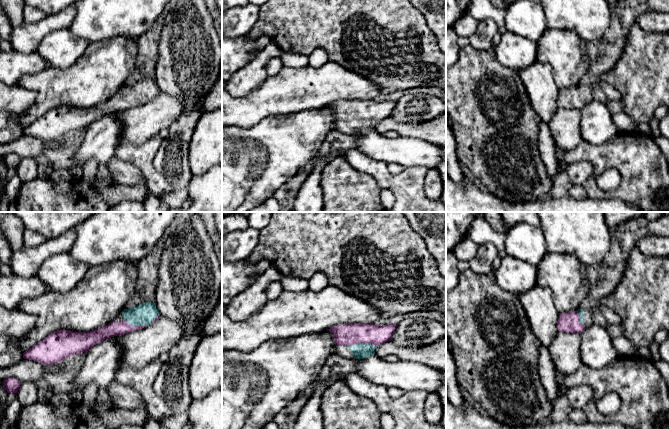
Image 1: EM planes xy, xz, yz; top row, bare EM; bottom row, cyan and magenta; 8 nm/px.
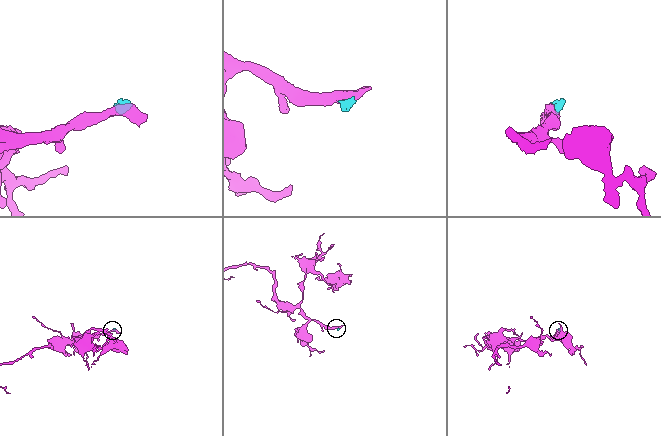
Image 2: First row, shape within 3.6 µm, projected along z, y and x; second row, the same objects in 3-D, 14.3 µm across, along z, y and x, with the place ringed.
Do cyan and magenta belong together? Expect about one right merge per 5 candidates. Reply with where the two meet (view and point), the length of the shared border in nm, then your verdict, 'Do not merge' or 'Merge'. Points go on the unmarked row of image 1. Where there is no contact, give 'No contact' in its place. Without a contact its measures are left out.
Touches cyan at xz (362, 119). Shared border 240 nm. Merge

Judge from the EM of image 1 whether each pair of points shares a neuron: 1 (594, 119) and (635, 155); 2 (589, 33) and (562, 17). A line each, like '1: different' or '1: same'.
1: different
2: same

